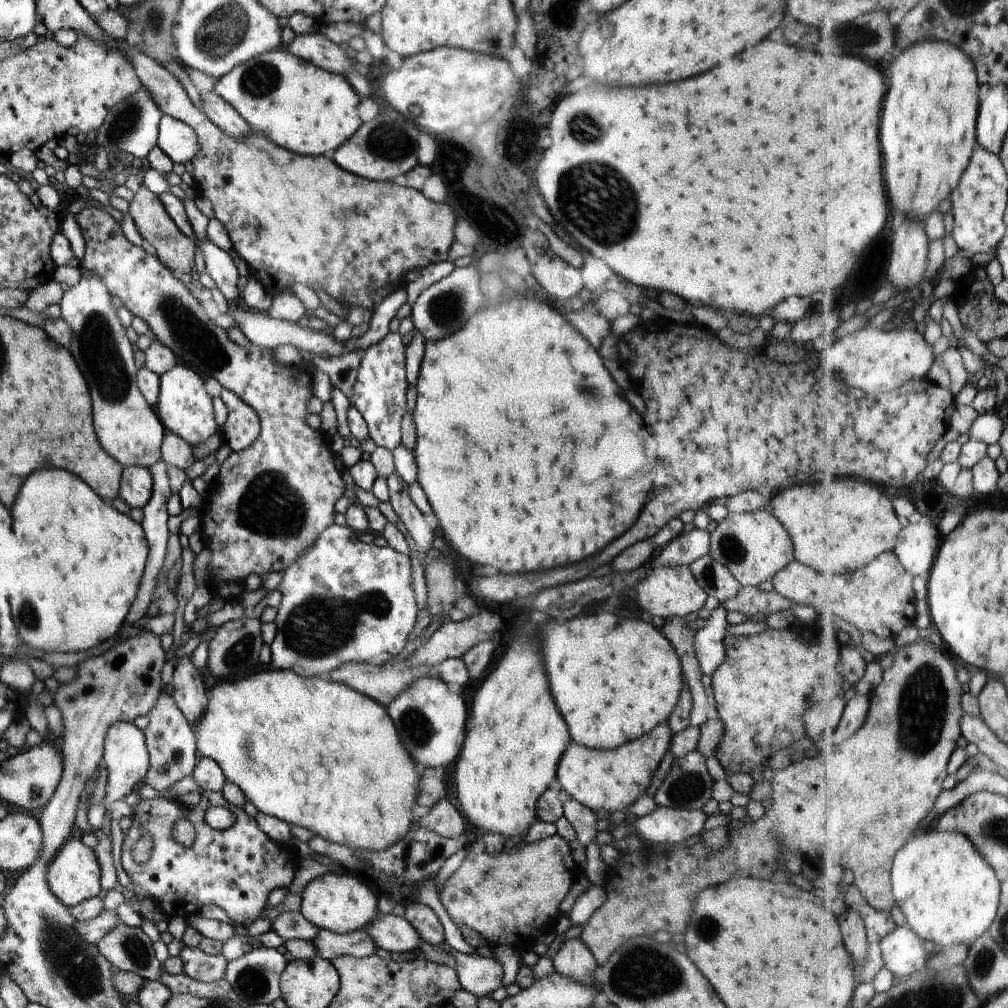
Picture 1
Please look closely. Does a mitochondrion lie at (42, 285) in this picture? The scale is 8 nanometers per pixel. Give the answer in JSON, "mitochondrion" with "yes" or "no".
{"mitochondrion":"no"}

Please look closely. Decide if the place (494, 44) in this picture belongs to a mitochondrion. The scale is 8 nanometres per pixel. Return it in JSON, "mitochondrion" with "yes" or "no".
{"mitochondrion":"yes"}

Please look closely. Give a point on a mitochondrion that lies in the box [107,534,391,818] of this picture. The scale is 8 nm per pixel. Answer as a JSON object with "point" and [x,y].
{"point":[241,655]}

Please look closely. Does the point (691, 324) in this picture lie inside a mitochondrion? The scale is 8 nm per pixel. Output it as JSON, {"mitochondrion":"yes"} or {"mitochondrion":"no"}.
{"mitochondrion":"no"}

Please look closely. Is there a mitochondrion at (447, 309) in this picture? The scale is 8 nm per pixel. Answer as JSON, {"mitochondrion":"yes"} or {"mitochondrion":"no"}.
{"mitochondrion":"yes"}

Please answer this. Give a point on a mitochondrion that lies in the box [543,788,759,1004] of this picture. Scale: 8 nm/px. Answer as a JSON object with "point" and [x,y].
{"point":[644,972]}

